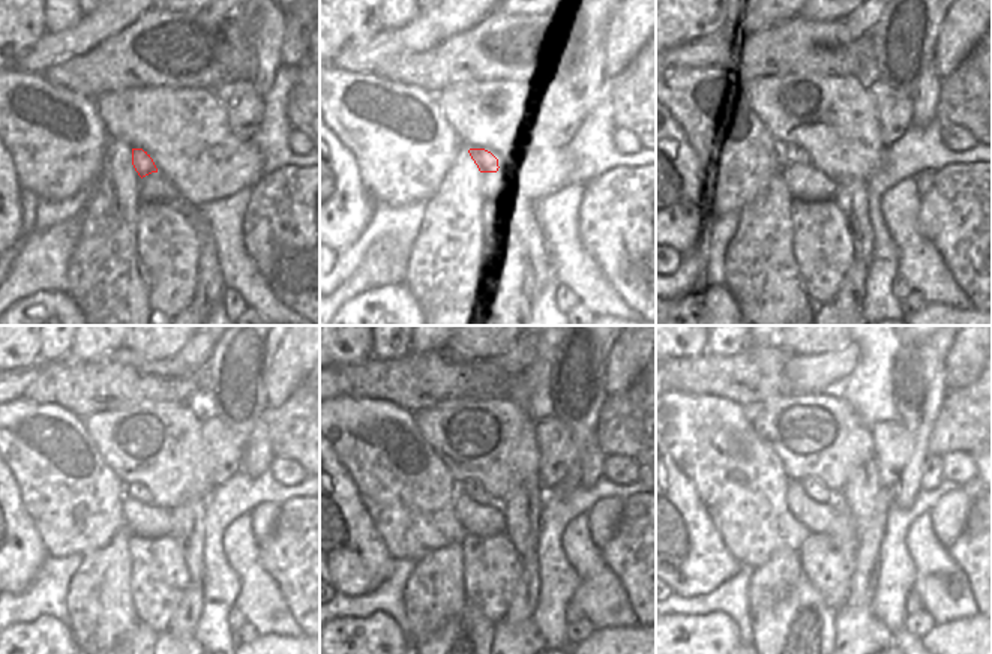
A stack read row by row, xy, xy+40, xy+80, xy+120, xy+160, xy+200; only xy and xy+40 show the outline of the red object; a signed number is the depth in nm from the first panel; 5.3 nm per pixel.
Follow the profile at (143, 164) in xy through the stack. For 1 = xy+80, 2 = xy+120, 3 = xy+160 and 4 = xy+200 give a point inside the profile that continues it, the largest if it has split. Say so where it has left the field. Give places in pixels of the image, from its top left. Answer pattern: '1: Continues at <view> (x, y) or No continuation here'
1: Continues at xy+80 (802, 155)
2: Continues at xy+120 (134, 489)
3: Continues at xy+160 (473, 488)
4: Continues at xy+200 (814, 488)

